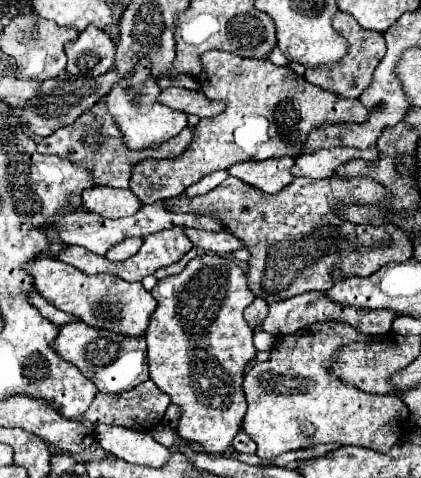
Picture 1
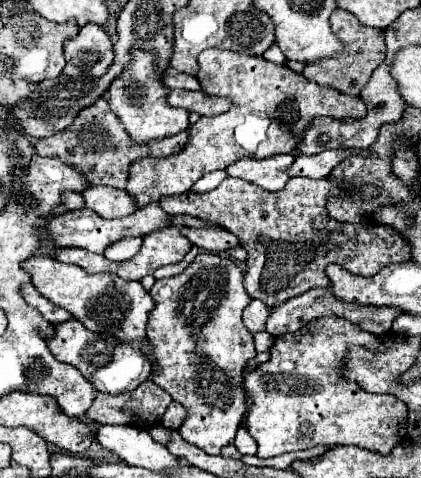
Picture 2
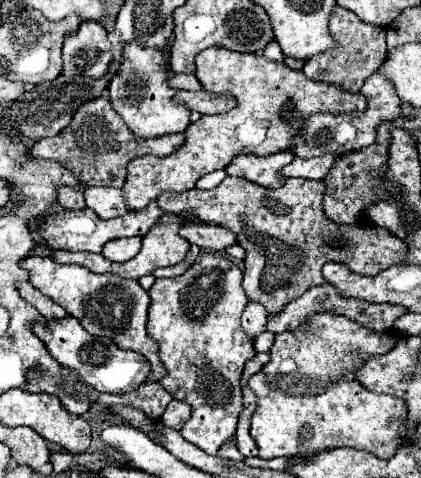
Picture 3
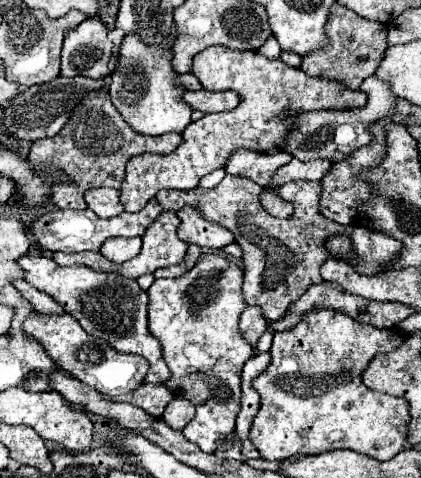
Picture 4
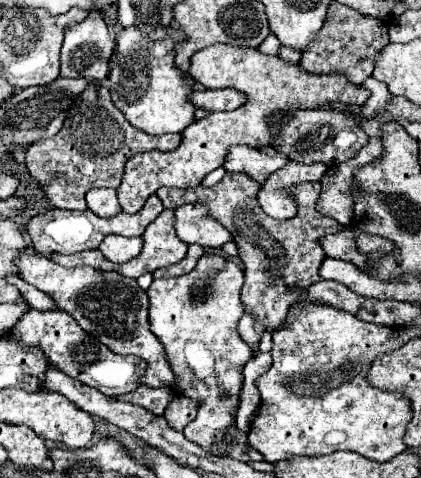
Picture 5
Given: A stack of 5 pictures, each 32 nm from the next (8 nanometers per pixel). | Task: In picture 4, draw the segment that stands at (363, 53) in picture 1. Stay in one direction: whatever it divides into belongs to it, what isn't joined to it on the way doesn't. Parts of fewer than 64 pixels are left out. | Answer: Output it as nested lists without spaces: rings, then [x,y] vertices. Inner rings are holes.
[[[334,2],[330,8],[330,16],[328,22],[324,26],[324,34],[328,38],[328,44],[314,52],[310,52],[308,56],[302,58],[300,68],[308,74],[308,76],[322,76],[322,78],[338,78],[344,80],[350,88],[360,88],[360,84],[374,74],[374,68],[380,64],[384,50],[388,48],[386,42],[386,34],[388,28],[386,24],[374,22],[374,20],[366,20],[362,16],[358,16],[354,10]]]

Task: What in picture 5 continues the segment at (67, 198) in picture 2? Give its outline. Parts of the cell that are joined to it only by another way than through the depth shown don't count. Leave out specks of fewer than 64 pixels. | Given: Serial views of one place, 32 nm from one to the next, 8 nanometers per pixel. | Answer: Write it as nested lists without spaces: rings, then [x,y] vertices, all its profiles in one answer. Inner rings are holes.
[[[90,86],[80,92],[64,118],[62,130],[40,142],[30,144],[26,150],[26,168],[30,176],[44,190],[46,200],[54,208],[62,210],[84,210],[84,194],[96,186],[110,186],[117,189],[124,174],[124,164],[130,156],[146,150],[174,150],[178,148],[180,134],[150,136],[136,130],[124,114],[114,106],[110,90],[106,86]]]

